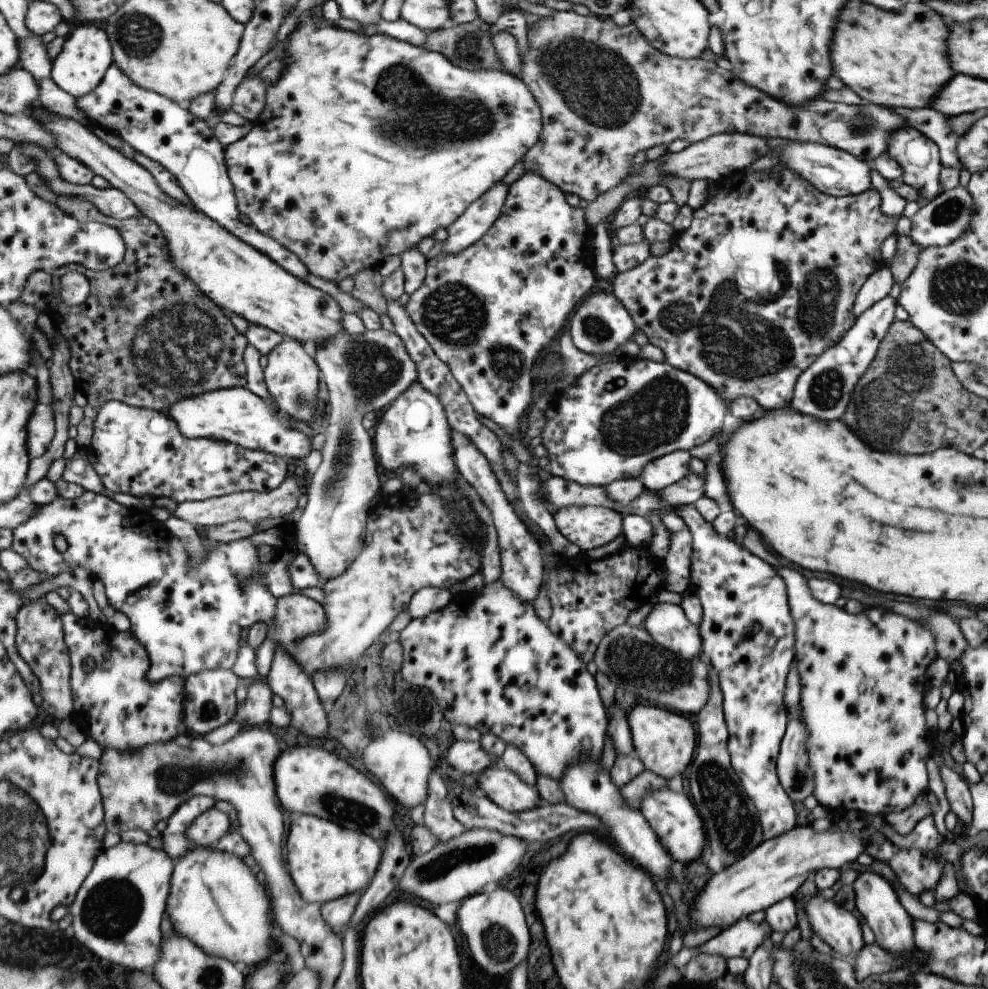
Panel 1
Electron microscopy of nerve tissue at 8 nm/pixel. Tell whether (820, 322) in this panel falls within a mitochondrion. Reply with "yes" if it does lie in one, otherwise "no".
yes

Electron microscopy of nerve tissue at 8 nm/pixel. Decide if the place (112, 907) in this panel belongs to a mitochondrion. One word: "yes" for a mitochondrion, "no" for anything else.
yes

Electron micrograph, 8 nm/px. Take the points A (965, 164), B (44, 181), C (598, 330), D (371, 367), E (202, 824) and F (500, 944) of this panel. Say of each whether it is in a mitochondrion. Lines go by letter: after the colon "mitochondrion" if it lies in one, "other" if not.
A: other
B: other
C: mitochondrion
D: mitochondrion
E: other
F: mitochondrion

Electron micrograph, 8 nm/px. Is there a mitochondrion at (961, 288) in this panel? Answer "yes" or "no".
yes

